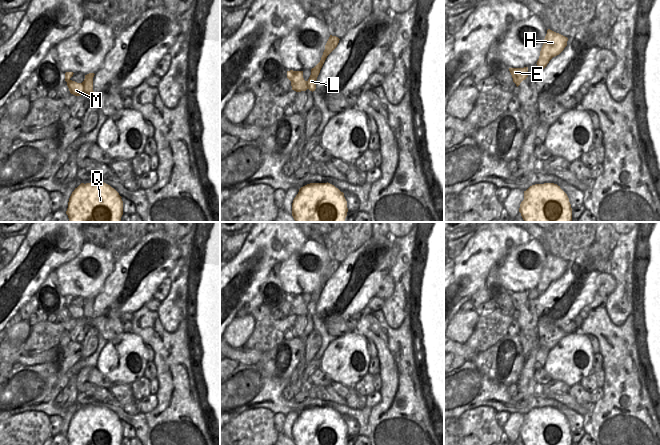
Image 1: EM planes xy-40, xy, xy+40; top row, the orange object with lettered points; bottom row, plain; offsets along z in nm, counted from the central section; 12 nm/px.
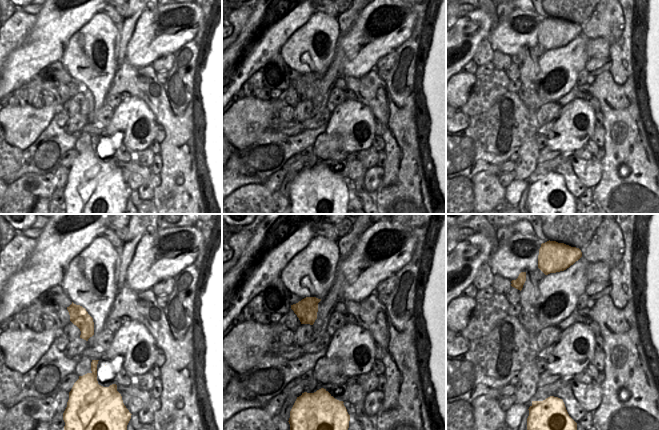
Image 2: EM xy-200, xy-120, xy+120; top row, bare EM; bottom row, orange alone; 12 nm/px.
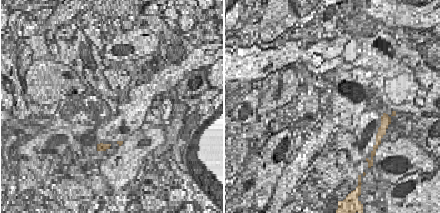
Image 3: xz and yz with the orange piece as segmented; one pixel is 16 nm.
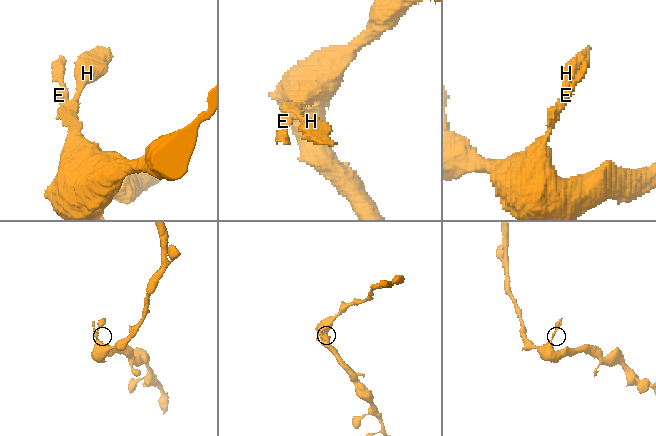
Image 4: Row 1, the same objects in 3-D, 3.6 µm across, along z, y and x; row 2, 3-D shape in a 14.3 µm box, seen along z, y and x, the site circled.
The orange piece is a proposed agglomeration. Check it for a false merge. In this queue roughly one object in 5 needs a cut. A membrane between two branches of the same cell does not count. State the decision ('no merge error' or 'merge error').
no merge error

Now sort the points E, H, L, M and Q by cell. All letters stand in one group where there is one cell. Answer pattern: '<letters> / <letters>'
E H L M Q

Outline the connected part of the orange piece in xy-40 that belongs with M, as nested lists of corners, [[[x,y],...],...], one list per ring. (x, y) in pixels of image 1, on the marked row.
[[[73,72],[65,73],[65,81],[71,94],[75,96],[81,96],[82,94],[86,96],[92,95],[93,91],[93,77],[94,73],[89,73],[85,75],[85,79],[82,83],[77,83],[72,81],[70,78],[73,76]]]

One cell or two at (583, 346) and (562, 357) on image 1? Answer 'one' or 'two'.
one

